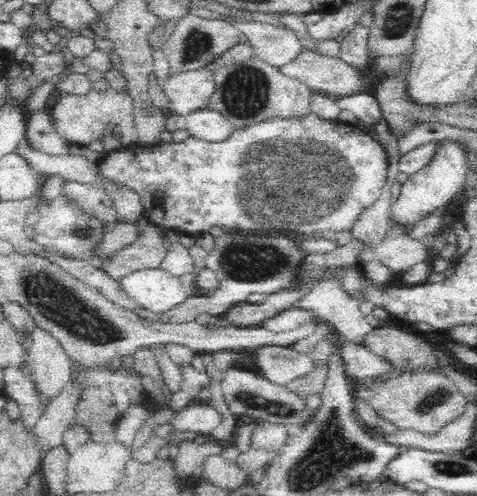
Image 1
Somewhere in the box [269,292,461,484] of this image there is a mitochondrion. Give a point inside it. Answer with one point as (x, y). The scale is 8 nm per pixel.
(428, 402)

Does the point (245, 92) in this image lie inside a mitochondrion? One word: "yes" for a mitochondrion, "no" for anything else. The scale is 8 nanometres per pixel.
yes

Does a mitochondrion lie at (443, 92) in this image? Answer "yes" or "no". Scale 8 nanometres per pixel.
no

